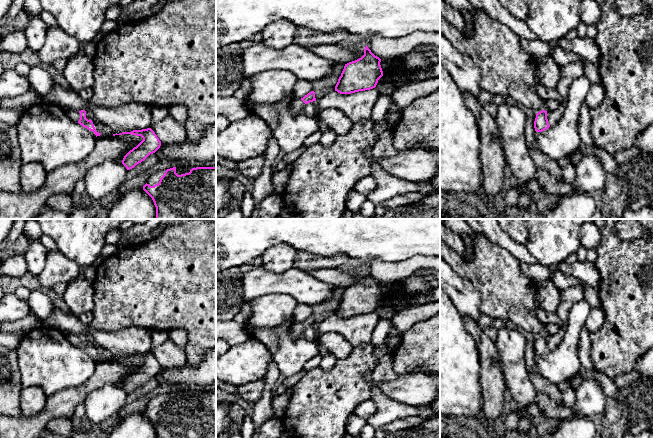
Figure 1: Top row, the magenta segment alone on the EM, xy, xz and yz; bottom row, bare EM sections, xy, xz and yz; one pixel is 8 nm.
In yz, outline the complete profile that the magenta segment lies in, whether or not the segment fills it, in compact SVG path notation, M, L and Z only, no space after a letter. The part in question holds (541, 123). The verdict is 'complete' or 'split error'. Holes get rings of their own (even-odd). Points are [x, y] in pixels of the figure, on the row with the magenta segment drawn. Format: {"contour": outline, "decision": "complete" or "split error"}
{"contour": "M573 62L560 68L560 79L556 89L561 96L561 103L555 111L542 110L536 114L534 121L536 132L548 129L560 119L567 106L569 89L572 83L583 75L584 66L580 62Z", "decision": "split error"}

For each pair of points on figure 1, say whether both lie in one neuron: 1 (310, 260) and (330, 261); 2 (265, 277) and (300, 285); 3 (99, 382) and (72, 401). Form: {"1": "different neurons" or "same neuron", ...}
{"1": "same neuron", "2": "same neuron", "3": "same neuron"}

